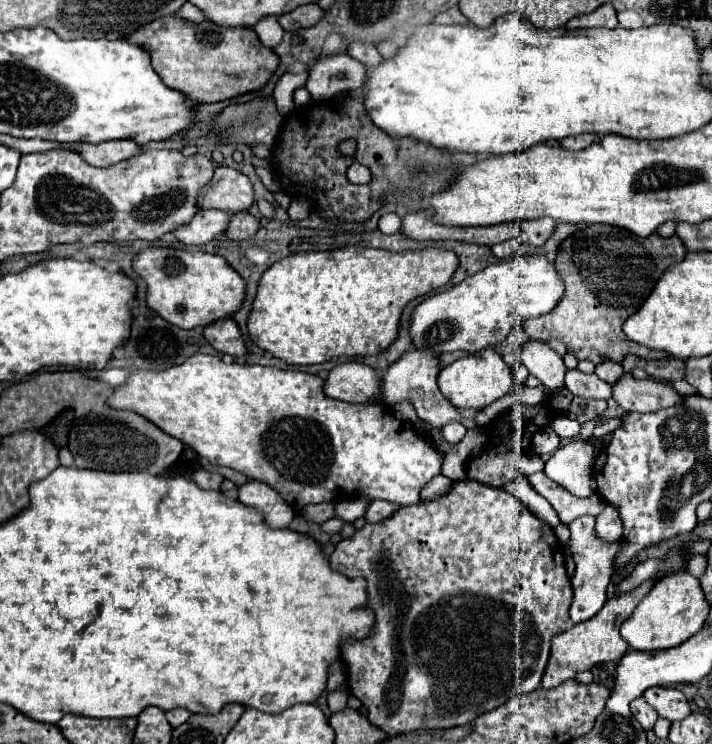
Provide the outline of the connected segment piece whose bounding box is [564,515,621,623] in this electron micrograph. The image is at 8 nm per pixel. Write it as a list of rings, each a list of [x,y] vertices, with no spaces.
[[[583,515],[571,523],[567,523],[569,531],[571,531],[571,537],[569,541],[566,541],[564,547],[565,551],[575,559],[575,577],[571,579],[573,583],[573,603],[571,603],[571,609],[569,609],[569,617],[573,623],[579,623],[579,621],[587,621],[591,619],[607,601],[607,595],[605,595],[605,589],[611,581],[611,575],[613,575],[613,567],[615,567],[615,561],[617,561],[617,555],[619,555],[619,541],[603,541],[597,537],[595,533],[595,517],[591,515]]]

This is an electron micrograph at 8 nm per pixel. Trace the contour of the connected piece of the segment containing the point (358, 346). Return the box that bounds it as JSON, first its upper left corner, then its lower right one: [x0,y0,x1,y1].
[247,245,459,365]

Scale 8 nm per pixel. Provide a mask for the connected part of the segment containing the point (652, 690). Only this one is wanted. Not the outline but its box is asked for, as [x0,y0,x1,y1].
[643,687,691,721]

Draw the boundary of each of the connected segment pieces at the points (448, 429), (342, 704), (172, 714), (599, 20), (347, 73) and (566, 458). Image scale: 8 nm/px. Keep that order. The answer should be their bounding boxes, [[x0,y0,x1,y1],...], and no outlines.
[[445,421,467,443],[327,685,349,711],[165,707,191,727],[567,3,617,29],[305,53,365,99],[545,441,597,498]]

